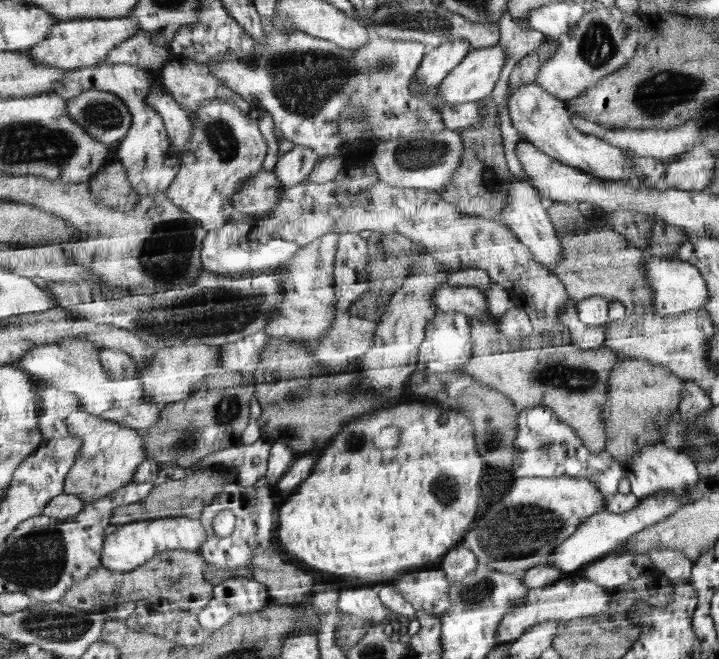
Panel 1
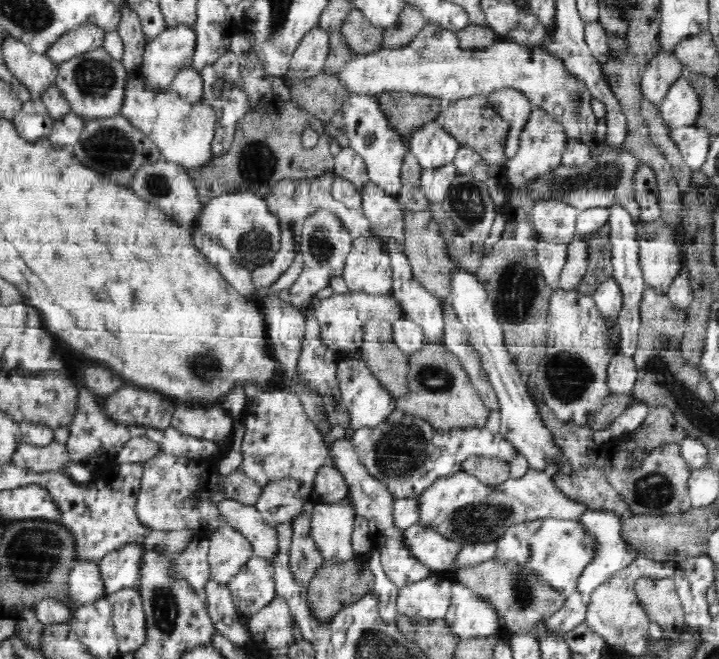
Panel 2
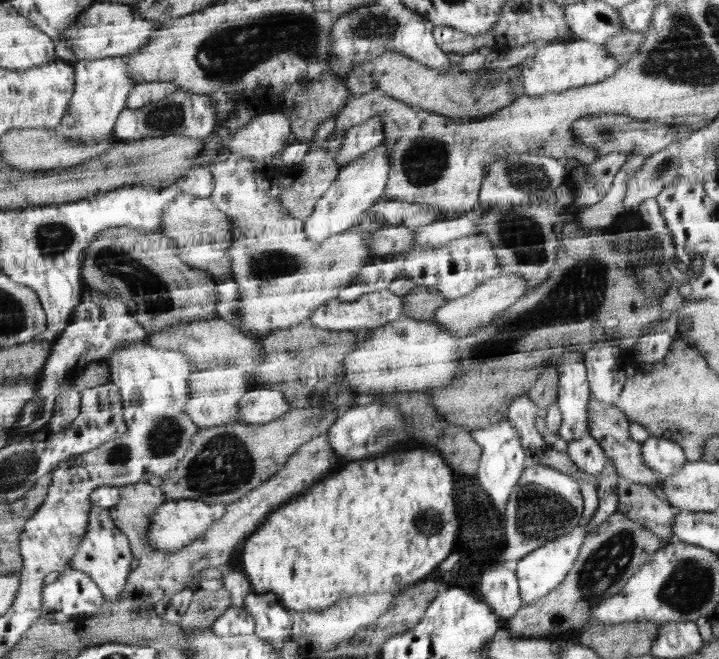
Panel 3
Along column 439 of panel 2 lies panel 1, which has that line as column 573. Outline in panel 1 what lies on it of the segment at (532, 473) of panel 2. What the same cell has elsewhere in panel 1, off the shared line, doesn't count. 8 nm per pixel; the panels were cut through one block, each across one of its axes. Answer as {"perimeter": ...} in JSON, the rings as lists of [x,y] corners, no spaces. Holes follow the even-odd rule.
{"perimeter":[[[572,477],[519,478],[513,490],[495,504],[483,520],[475,522],[471,532],[465,538],[465,546],[493,568],[501,560],[521,560],[521,558],[539,558],[539,564],[546,564],[545,556],[555,553],[555,547],[567,541],[583,522],[603,510],[613,514],[623,514],[635,509],[641,498],[631,491],[629,494],[617,493],[606,496],[589,480]]]}

